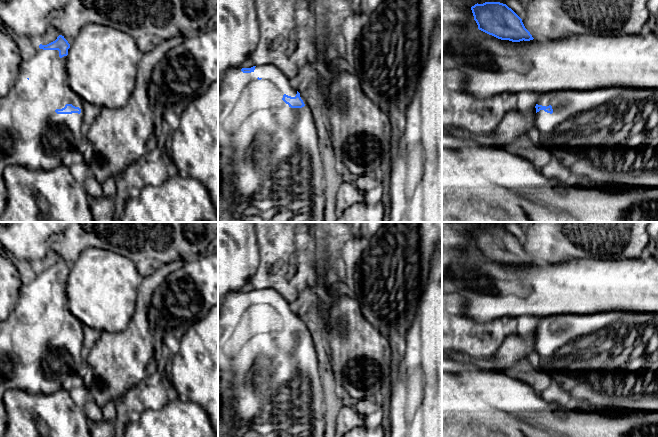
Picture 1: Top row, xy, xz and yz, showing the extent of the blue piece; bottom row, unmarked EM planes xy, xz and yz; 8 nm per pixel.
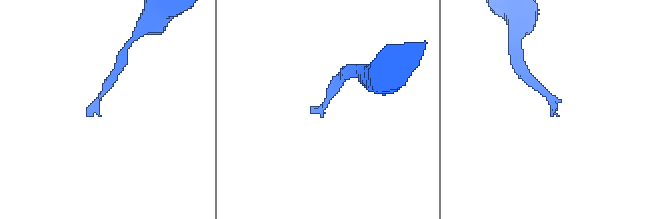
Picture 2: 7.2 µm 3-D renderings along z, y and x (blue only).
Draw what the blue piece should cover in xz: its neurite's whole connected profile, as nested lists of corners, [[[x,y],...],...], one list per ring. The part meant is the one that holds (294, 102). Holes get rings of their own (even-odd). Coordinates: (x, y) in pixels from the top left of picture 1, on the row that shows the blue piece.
[[[297,91],[295,97],[288,96],[286,94],[283,95],[282,100],[289,105],[291,108],[302,108],[305,106],[303,100],[300,97],[300,93]]]

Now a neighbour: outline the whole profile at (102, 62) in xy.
[[[96,23],[85,25],[70,43],[68,84],[84,102],[101,108],[126,105],[143,52],[127,33]]]

